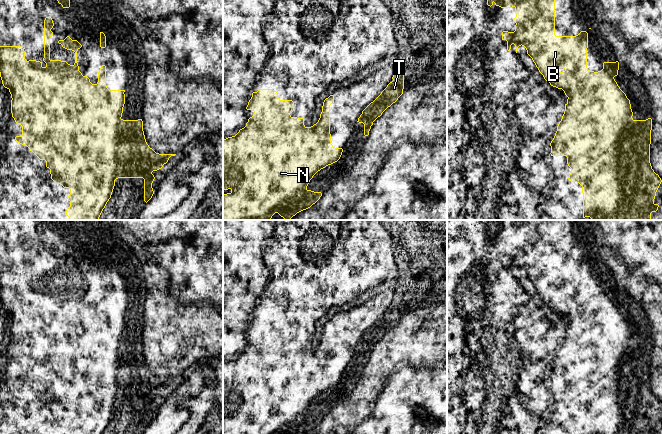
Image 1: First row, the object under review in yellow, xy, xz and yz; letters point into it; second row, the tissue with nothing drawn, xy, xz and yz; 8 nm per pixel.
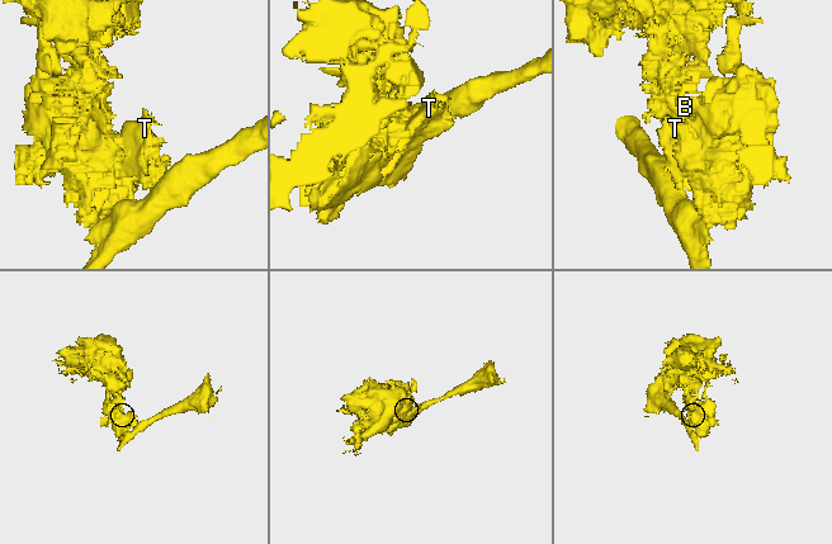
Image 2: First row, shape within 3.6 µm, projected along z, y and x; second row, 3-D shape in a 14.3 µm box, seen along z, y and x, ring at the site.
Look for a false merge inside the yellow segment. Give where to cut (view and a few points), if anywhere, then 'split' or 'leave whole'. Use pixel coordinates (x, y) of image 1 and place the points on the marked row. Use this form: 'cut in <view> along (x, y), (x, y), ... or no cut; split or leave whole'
cut in yz along (597, 72), (595, 83), (587, 92), (567, 104); split

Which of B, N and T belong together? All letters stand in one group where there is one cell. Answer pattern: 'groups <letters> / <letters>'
groups B / N T

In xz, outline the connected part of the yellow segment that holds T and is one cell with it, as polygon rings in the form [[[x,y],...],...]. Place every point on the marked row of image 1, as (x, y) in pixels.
[[[404,65],[394,70],[392,79],[393,81],[362,111],[362,114],[358,118],[357,122],[364,124],[365,136],[369,135],[373,122],[403,94]]]

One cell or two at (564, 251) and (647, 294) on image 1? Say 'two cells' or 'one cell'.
two cells

